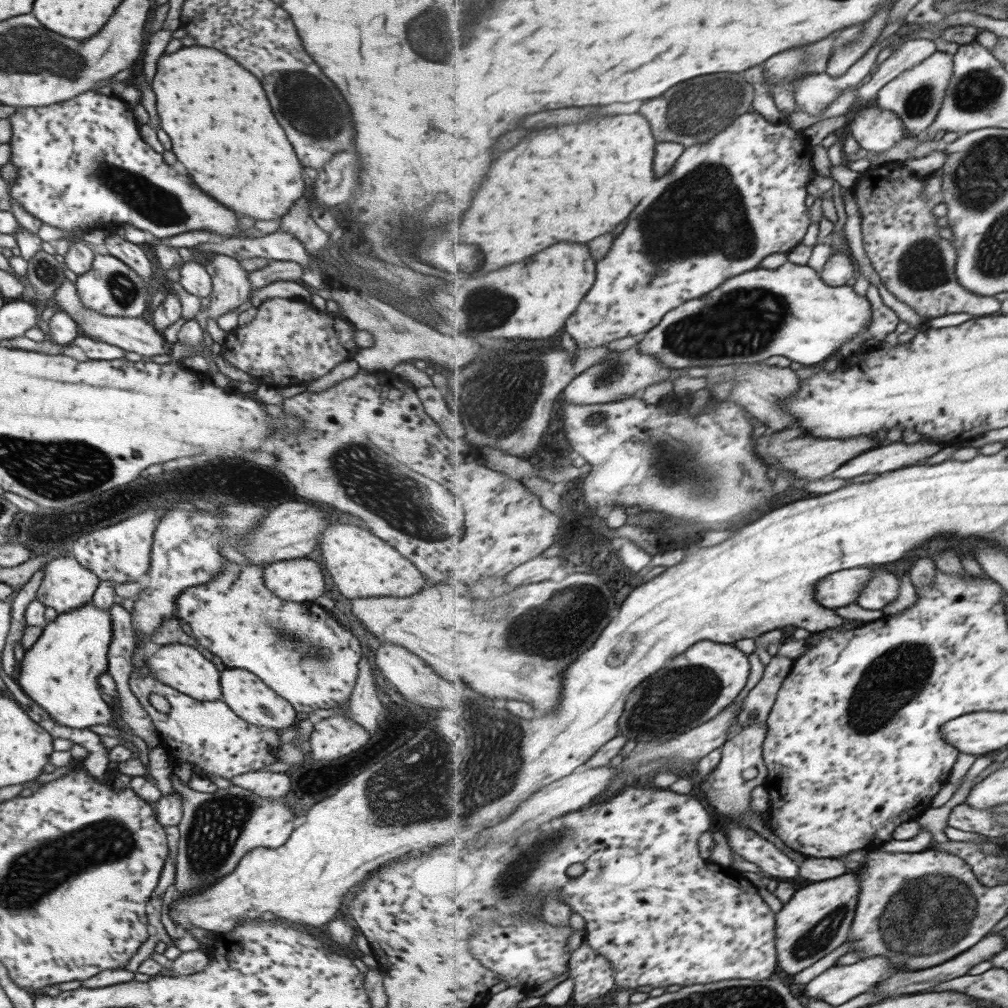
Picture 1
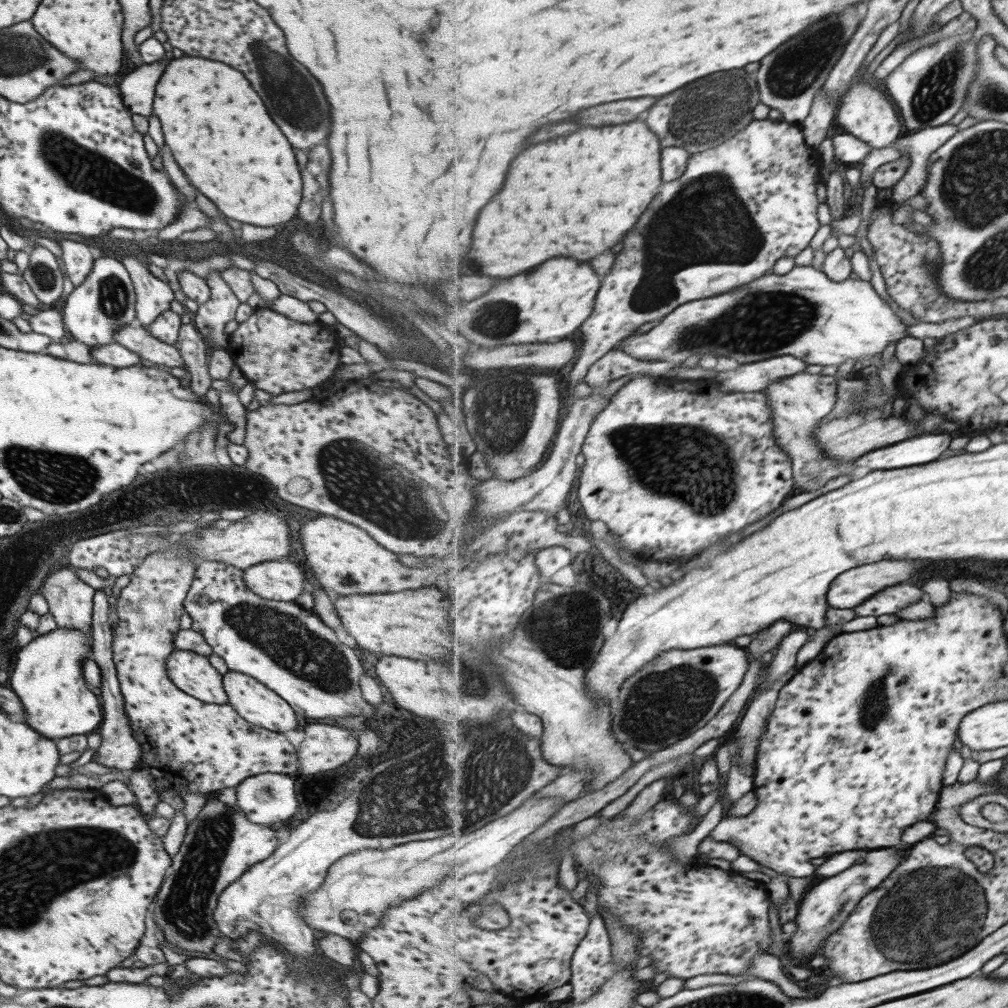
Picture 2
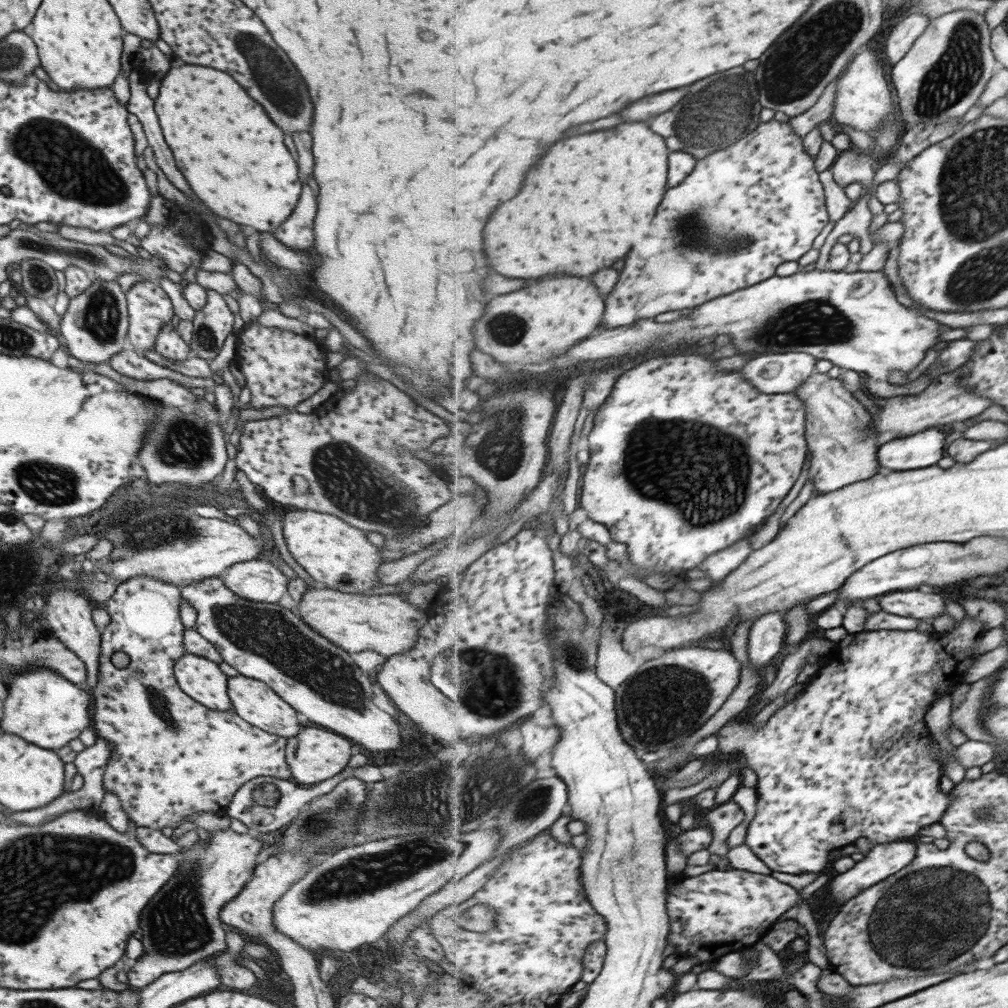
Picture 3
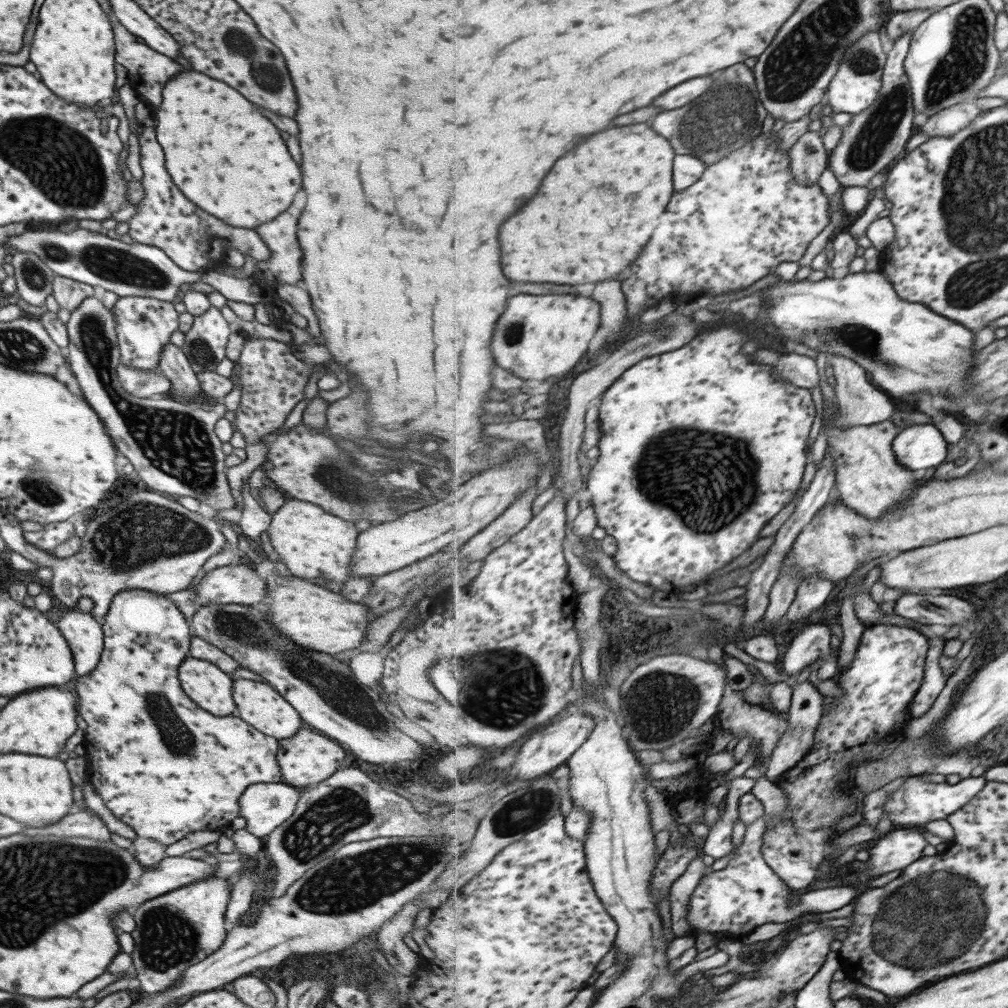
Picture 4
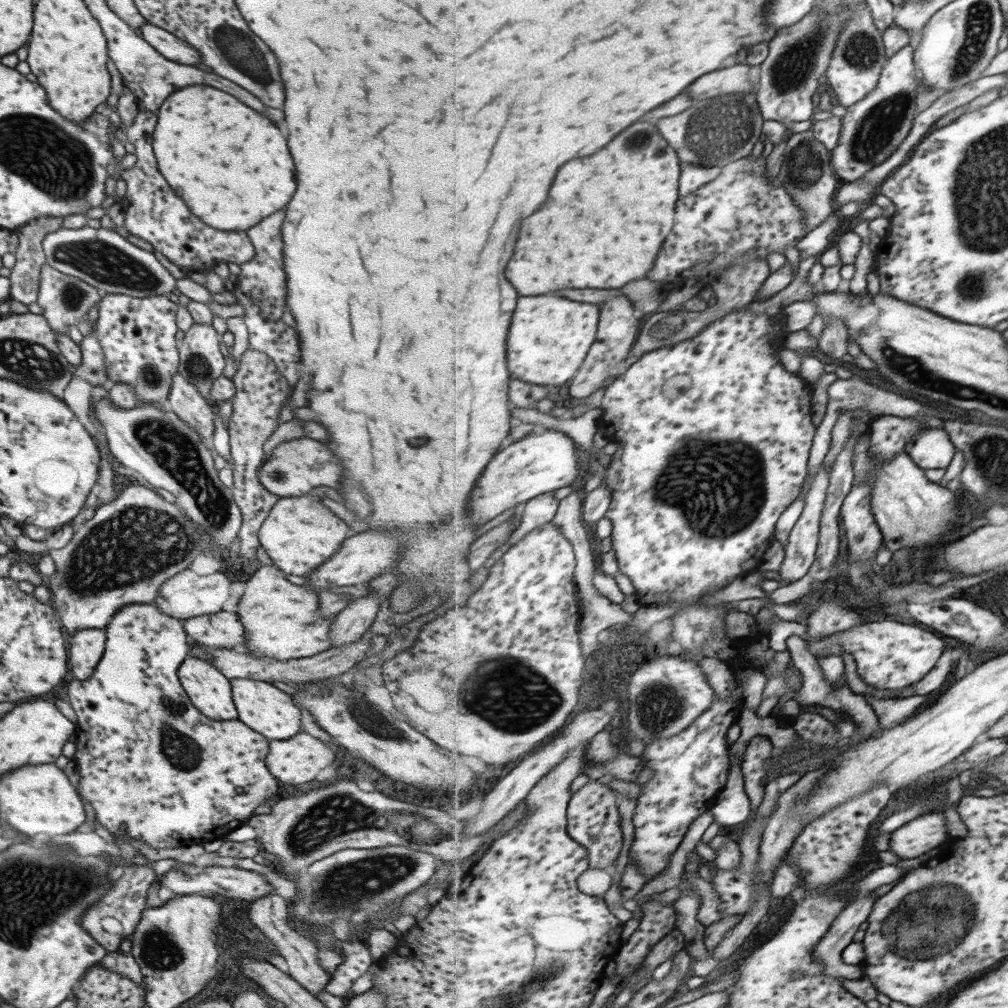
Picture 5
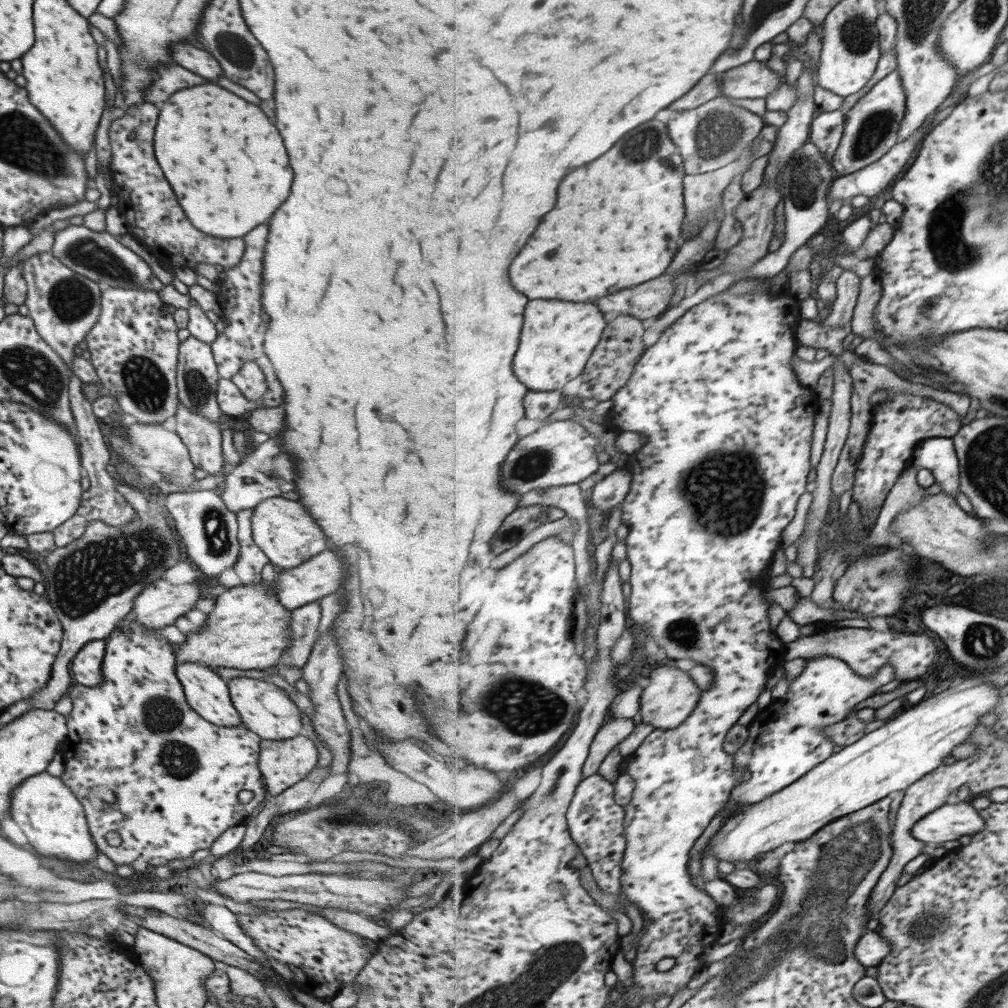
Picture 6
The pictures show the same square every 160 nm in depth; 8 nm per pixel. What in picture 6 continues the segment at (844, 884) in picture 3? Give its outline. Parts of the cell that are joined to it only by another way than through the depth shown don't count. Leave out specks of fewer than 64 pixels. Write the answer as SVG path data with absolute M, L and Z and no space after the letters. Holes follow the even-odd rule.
M971 802L945 803L919 820L913 828L913 835L917 840L935 845L957 840L961 836L973 836L985 830L986 824L986 817L975 810Z

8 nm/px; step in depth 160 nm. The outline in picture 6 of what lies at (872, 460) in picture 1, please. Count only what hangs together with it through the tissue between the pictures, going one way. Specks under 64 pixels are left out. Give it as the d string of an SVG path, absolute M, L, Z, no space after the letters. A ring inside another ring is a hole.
M953 438L925 439L915 449L912 465L934 472L936 482L947 494L957 496L960 490L960 463L953 446Z

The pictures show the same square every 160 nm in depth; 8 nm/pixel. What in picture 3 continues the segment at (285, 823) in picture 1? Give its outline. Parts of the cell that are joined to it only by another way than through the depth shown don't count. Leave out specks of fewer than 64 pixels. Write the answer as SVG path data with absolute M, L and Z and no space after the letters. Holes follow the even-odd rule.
M230 827L208 832L208 842L204 845L193 843L188 848L181 848L181 860L177 863L175 874L142 908L138 927L132 936L142 939L145 953L135 960L135 965L126 972L127 983L135 988L159 978L166 972L175 972L191 966L197 961L208 959L227 950L224 930L218 917L220 908L239 894L241 887L249 880L255 864L255 858L261 850L261 842L252 834L237 834Z

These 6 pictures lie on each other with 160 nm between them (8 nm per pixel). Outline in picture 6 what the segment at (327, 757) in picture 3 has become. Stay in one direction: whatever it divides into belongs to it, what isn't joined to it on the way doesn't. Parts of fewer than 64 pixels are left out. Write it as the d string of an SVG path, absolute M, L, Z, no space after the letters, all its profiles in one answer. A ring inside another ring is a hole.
M303 734L285 740L261 739L257 765L271 796L305 778L316 764L317 750Z

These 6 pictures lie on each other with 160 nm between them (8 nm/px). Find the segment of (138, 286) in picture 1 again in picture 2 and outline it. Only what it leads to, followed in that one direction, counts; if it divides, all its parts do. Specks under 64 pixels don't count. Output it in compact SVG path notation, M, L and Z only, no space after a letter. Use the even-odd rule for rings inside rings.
M96 253L92 268L81 285L74 286L64 298L62 321L67 338L91 347L115 342L112 334L117 327L135 321L134 288L118 257Z

